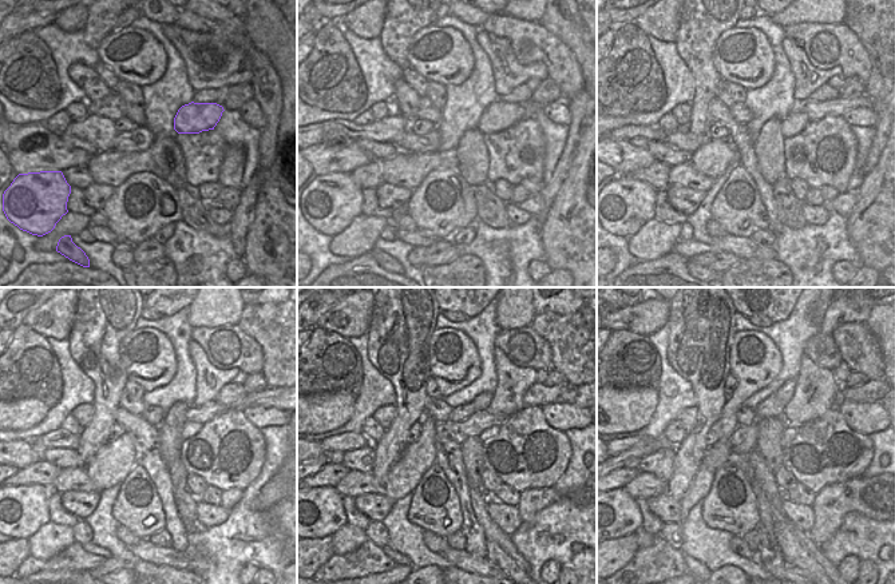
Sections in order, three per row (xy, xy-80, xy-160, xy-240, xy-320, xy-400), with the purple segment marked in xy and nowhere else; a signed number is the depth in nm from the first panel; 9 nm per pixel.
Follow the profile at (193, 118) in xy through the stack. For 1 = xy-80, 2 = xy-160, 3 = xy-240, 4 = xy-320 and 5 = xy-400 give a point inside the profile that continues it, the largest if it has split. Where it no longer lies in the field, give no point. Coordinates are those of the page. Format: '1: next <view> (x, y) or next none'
1: next xy-80 (498, 116)
2: next xy-160 (795, 122)
3: next xy-240 (190, 429)
4: next xy-320 (487, 433)
5: next xy-400 (788, 433)

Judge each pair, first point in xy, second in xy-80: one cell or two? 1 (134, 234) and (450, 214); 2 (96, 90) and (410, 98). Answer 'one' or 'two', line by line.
1: one
2: one

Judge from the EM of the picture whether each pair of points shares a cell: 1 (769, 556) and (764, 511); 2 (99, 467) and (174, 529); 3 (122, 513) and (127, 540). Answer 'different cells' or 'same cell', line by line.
1: same cell
2: different cells
3: different cells

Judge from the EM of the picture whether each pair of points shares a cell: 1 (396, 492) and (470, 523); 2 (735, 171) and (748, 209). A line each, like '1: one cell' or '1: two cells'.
1: two cells
2: one cell

